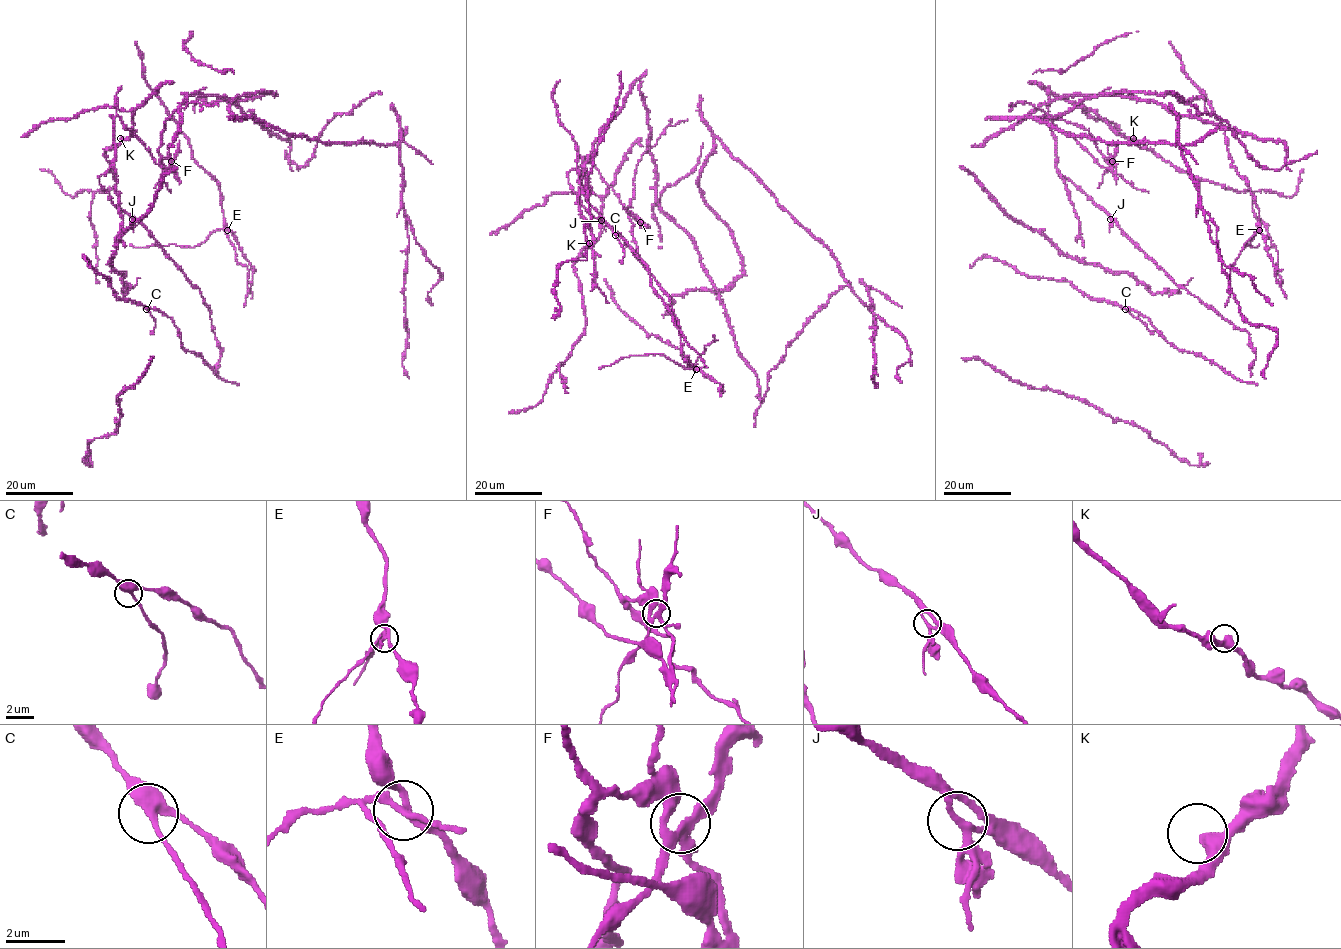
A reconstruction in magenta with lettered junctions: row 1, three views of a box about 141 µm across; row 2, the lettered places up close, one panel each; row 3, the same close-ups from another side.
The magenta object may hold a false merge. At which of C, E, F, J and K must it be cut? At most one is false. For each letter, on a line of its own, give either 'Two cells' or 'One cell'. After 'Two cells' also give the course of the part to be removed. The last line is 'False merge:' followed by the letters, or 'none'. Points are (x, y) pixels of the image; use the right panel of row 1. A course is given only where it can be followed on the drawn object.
C: One cell
E: Two cells. Course of the part to remove: (1258, 230), (1244, 247), (1246, 244), (1255, 248), (1258, 244)
F: One cell
J: One cell
K: One cell
False merge: E

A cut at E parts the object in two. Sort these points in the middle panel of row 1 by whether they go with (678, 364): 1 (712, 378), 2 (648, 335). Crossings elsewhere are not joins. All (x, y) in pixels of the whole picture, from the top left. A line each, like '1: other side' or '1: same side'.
1: other side
2: other side

